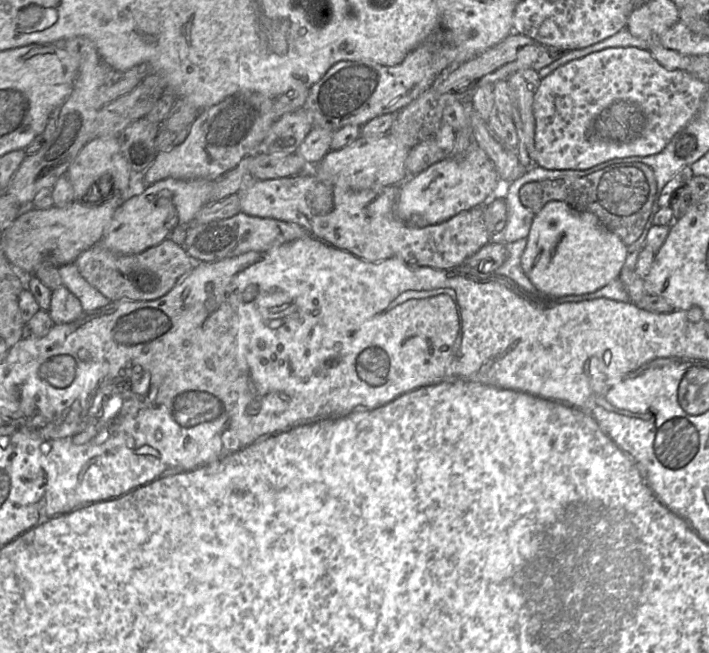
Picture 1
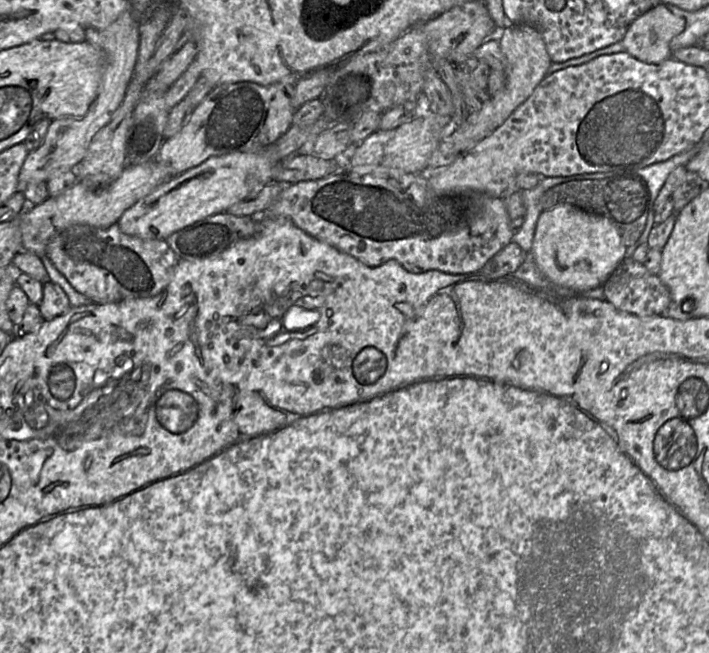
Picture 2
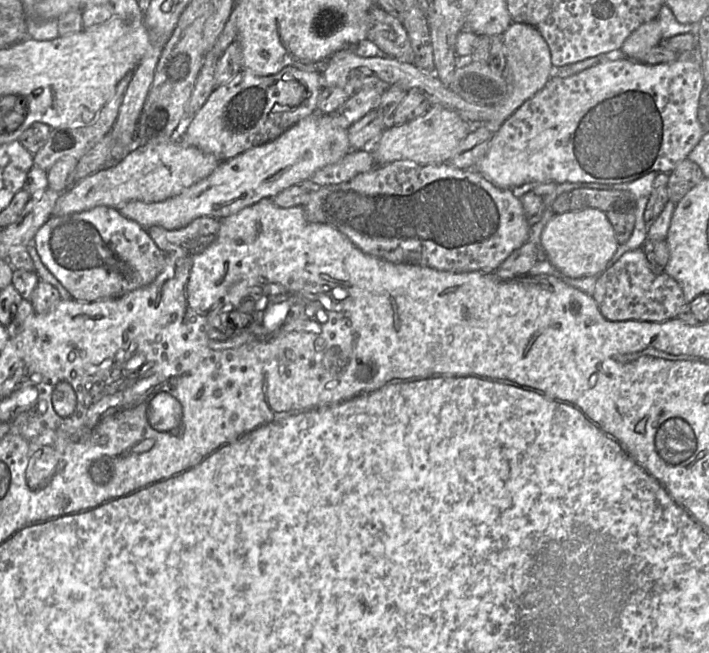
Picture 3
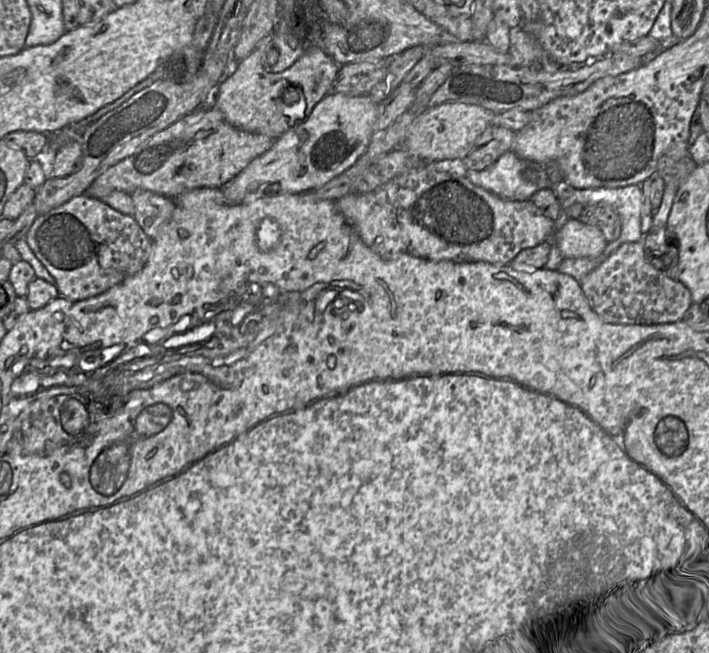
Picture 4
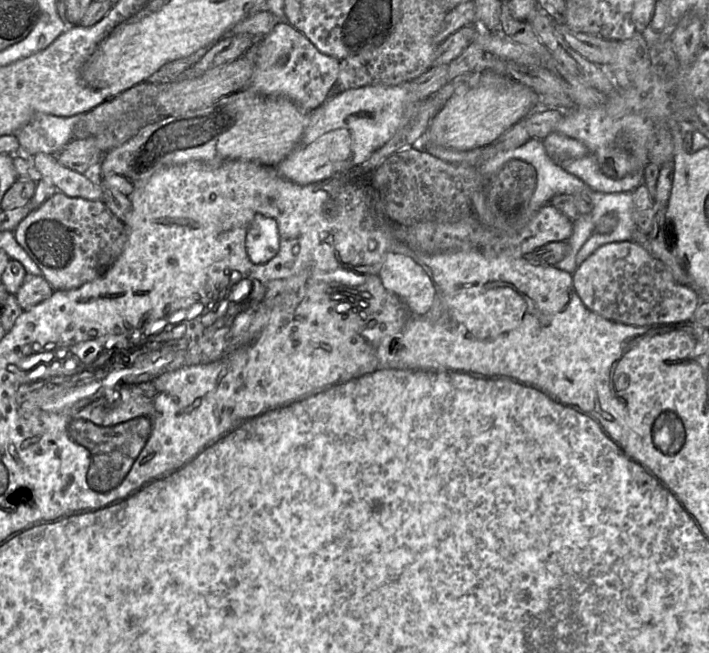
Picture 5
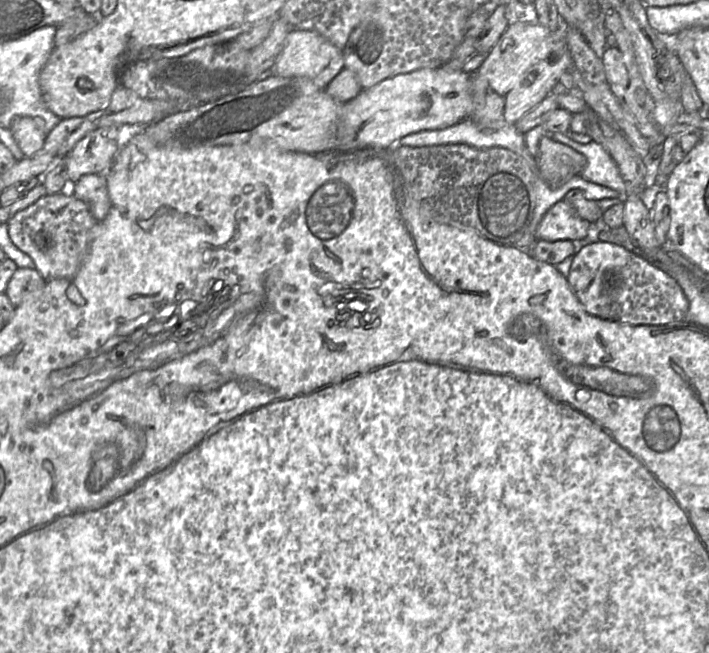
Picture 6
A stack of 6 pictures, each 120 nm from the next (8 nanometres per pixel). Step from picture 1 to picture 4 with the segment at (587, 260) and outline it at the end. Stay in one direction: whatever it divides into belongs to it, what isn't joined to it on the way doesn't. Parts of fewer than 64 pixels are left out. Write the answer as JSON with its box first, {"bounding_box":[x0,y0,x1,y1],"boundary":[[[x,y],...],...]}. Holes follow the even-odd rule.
{"bounding_box":[547,218,608,258],"boundary":[[[572,218],[555,230],[552,238],[547,241],[553,241],[564,258],[595,258],[608,243],[599,228]]]}

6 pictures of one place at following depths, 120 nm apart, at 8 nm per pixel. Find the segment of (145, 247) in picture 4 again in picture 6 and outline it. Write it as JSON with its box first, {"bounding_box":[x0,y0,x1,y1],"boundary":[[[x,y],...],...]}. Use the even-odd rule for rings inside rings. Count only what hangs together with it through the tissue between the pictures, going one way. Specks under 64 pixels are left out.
{"bounding_box":[7,190,98,281],"boundary":[[[66,190],[40,198],[16,213],[7,225],[10,240],[32,258],[36,270],[47,281],[76,275],[88,252],[91,231],[98,223],[89,206]]]}

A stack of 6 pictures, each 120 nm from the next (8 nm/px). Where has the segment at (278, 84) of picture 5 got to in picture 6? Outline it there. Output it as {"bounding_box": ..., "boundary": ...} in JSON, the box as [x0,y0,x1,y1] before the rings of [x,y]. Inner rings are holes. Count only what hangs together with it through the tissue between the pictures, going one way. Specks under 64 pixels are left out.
{"bounding_box":[271,30,343,89],"boundary":[[[292,30],[286,37],[283,49],[271,70],[271,74],[281,77],[308,78],[318,87],[324,89],[343,68],[343,50],[315,31]]]}

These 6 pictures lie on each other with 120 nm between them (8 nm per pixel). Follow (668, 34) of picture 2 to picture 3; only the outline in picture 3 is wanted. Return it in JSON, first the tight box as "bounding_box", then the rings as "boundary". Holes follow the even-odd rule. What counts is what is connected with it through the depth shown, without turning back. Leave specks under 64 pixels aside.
{"bounding_box":[621,18,662,61],"boundary":[[[656,18],[634,30],[624,41],[621,51],[626,58],[639,61],[649,50],[659,46],[662,39],[661,25]]]}

